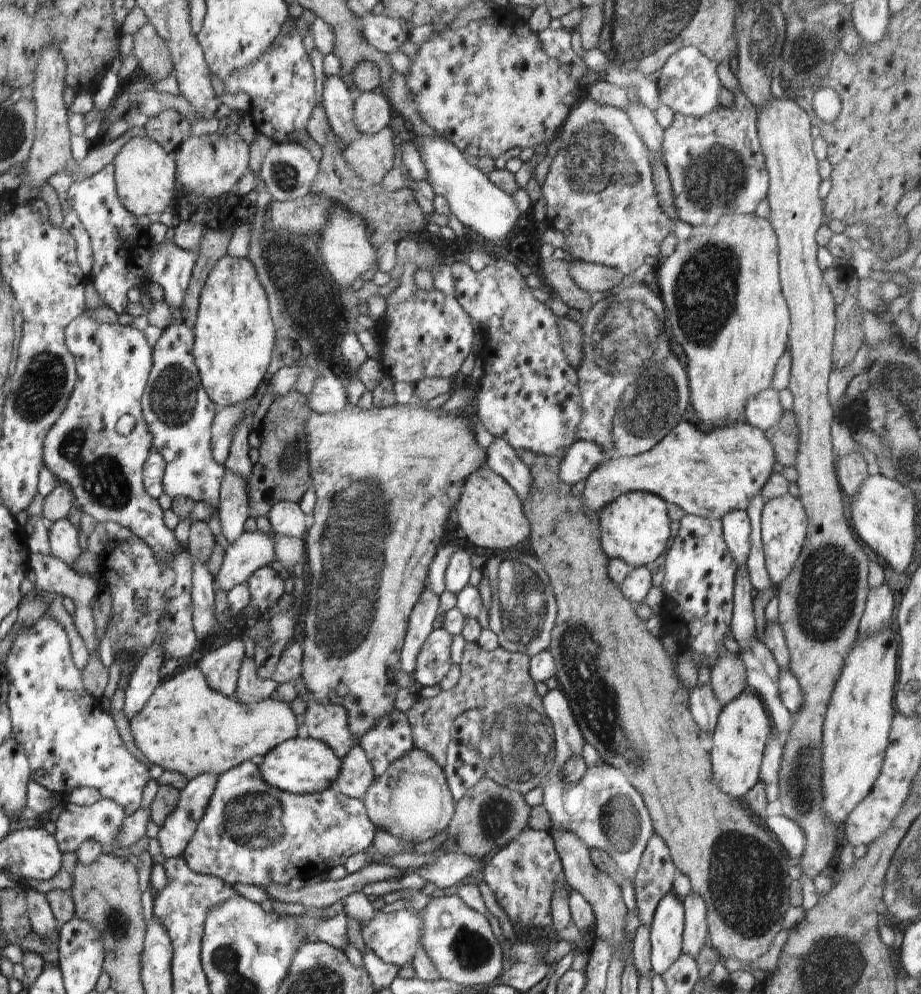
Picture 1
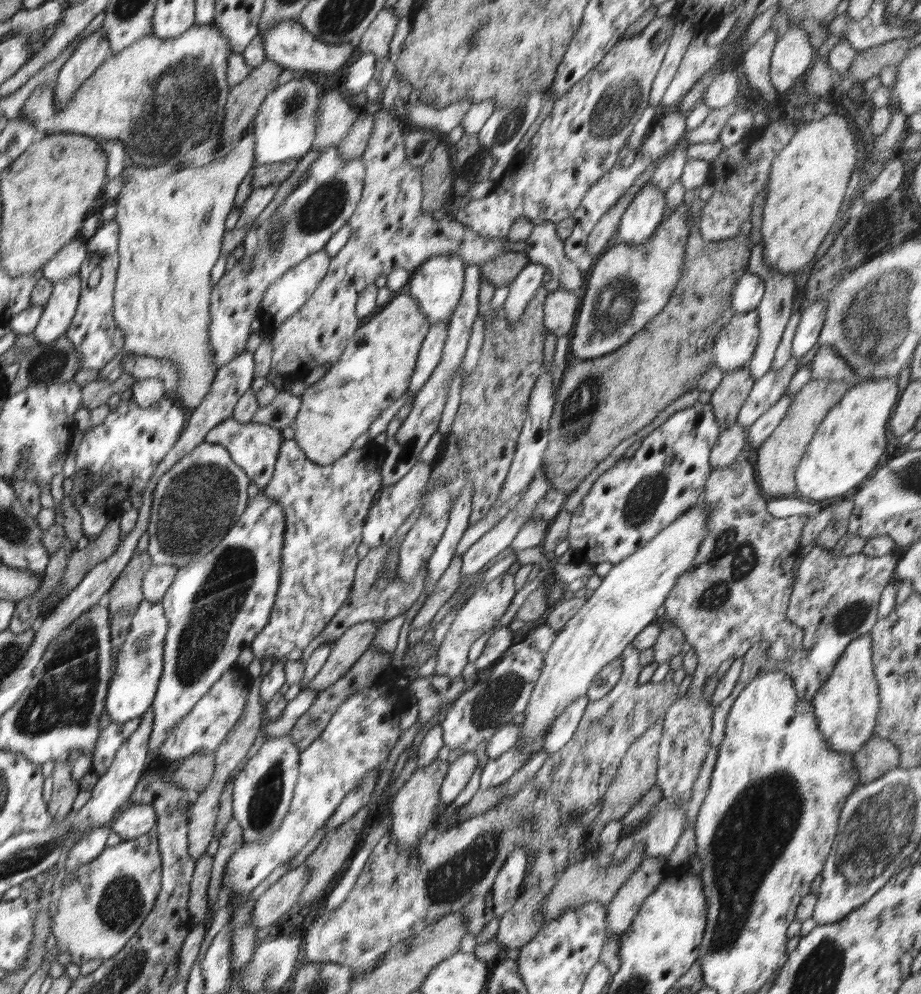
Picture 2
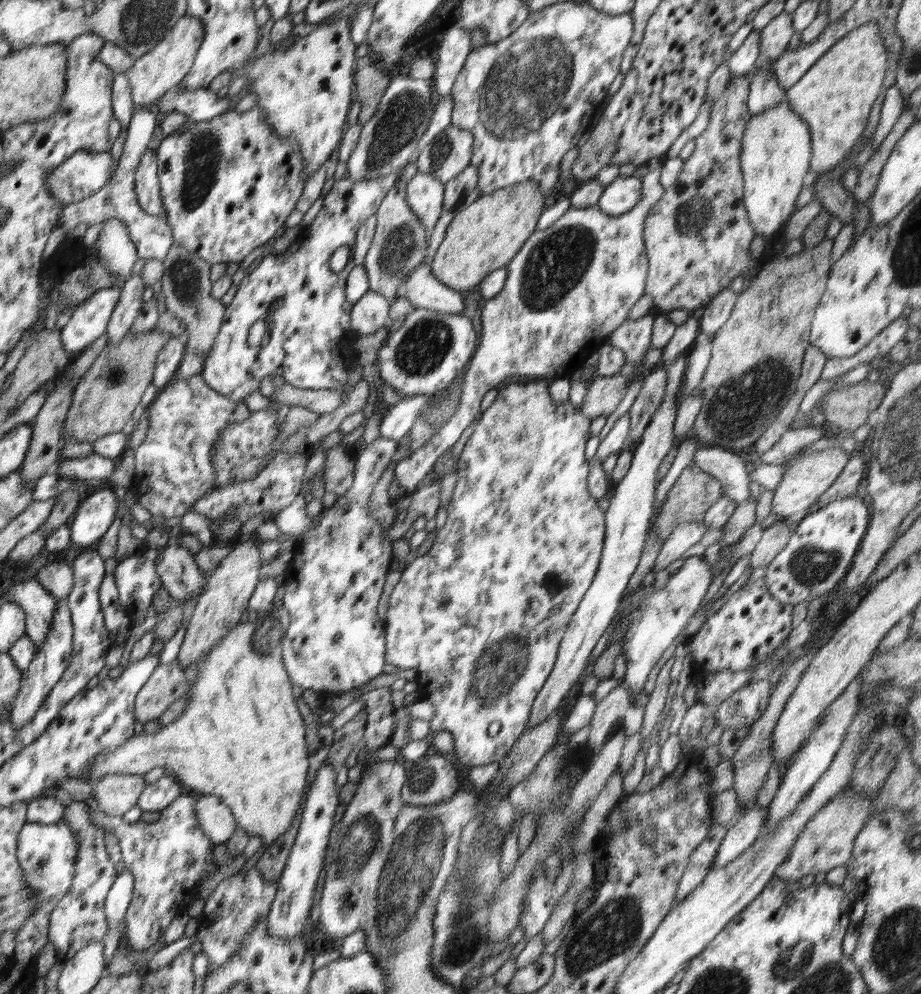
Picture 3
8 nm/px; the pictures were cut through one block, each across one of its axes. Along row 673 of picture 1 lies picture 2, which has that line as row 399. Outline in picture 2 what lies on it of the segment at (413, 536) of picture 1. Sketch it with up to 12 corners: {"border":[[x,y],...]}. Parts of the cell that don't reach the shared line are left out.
{"border":[[402,292],[306,387],[294,440],[338,460],[409,388],[430,328]]}

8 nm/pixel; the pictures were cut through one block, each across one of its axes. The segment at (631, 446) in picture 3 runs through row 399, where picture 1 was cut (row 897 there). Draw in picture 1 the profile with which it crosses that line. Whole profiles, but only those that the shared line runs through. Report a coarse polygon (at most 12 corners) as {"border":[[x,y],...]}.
{"border":[[654,833],[631,883],[640,924],[651,924],[677,871]]}

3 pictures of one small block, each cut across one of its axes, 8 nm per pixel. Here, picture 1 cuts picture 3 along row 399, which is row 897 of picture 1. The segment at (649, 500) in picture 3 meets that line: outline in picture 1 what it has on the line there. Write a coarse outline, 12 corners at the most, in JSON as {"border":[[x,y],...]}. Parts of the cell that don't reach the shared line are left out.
{"border":[[670,892],[650,924],[650,962],[664,974],[682,952],[684,907]]}

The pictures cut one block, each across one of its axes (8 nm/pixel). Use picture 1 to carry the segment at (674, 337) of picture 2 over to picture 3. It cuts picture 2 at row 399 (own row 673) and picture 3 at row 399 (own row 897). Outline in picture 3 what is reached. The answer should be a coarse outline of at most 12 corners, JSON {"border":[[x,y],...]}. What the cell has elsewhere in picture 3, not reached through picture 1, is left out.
{"border":[[833,242],[761,265],[713,335],[692,433],[754,444],[791,399]]}

